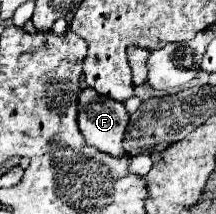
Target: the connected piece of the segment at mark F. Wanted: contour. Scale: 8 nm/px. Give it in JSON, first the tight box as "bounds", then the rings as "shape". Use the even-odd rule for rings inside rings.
{"bounds":[77,87,129,155],"shape":[[[89,87],[79,93],[77,125],[91,147],[97,147],[109,155],[125,155],[121,141],[127,123],[129,117],[123,103],[105,99]]]}

